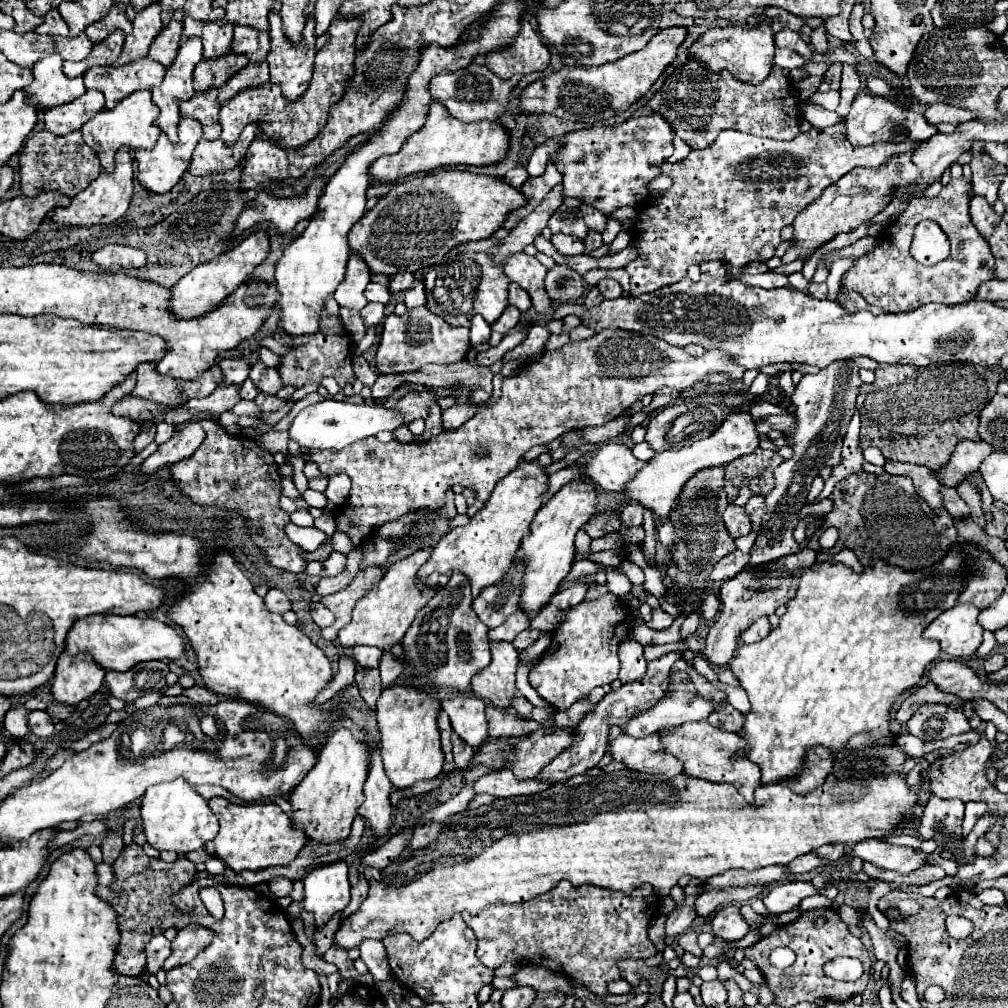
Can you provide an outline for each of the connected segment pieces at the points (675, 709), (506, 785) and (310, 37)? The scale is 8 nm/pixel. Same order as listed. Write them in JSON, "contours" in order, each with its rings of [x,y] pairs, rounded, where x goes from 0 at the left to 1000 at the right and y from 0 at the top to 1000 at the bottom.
{"contours":[[[[675,667],[667,673],[665,681],[671,683],[669,688],[661,688],[657,694],[653,694],[653,698],[649,702],[645,702],[643,706],[637,706],[633,710],[629,710],[627,714],[623,714],[617,722],[619,722],[619,728],[623,730],[629,730],[629,732],[637,732],[637,730],[643,730],[643,728],[649,728],[649,726],[655,726],[659,722],[671,722],[671,720],[677,720],[679,716],[688,716],[688,714],[700,714],[702,708],[706,708],[706,704],[710,704],[710,700],[706,696],[694,691],[688,678],[685,676],[685,671],[681,667]]],[[[496,764],[496,766],[486,766],[482,770],[478,770],[472,778],[470,784],[488,788],[492,792],[504,792],[504,790],[526,790],[532,786],[542,784],[544,780],[548,780],[548,776],[538,776],[536,772],[526,772],[526,774],[516,774],[510,772],[508,764]]],[[[270,12],[266,16],[268,22],[268,52],[266,52],[266,63],[268,63],[268,81],[276,83],[280,87],[282,97],[286,97],[288,101],[292,101],[294,97],[298,97],[308,83],[310,77],[310,69],[312,69],[312,44],[313,44],[313,36],[312,36],[312,28],[304,30],[304,38],[300,38],[298,46],[290,44],[288,40],[284,40],[282,32],[280,32],[280,24],[278,24],[278,14]]]]}

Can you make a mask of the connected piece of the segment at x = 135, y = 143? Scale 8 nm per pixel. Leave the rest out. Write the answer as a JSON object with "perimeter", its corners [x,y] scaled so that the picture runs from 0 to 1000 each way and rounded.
{"perimeter":[[[137,89],[135,93],[129,93],[127,97],[123,97],[113,109],[101,109],[99,113],[95,113],[89,121],[85,121],[81,125],[79,131],[81,131],[83,141],[93,149],[93,153],[97,153],[101,169],[111,171],[113,169],[113,153],[117,151],[119,145],[125,145],[127,149],[155,145],[155,137],[159,133],[159,127],[153,125],[155,113],[157,113],[157,109],[149,97],[149,91]]]}

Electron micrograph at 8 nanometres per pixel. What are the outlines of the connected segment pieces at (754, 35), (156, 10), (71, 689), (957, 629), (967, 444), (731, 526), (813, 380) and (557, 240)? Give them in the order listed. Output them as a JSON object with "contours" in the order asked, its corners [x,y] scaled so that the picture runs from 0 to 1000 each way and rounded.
{"contours":[[[[758,20],[752,28],[738,30],[734,26],[724,26],[724,28],[704,28],[698,36],[694,36],[687,48],[685,48],[685,58],[692,60],[698,67],[706,71],[718,71],[722,69],[728,77],[742,81],[742,83],[754,83],[758,79],[766,65],[768,65],[768,32],[764,24]]],[[[151,4],[137,12],[133,20],[133,30],[131,34],[125,36],[123,50],[115,62],[115,65],[125,65],[127,62],[133,62],[135,58],[143,58],[147,54],[147,48],[151,40],[157,36],[161,30],[159,24],[159,4]]],[[[62,647],[52,675],[52,690],[62,698],[75,700],[99,685],[103,669],[105,667],[91,655],[91,651],[67,651]]],[[[948,599],[917,625],[917,633],[931,635],[933,643],[946,653],[964,651],[974,639],[976,627],[968,615],[970,607],[972,605],[964,599]]],[[[954,437],[950,438],[942,458],[935,468],[931,468],[931,474],[937,482],[948,482],[956,476],[960,476],[966,468],[970,468],[972,458],[986,448],[986,442],[980,442],[974,437]]],[[[724,500],[720,504],[720,508],[716,510],[718,514],[718,520],[722,524],[722,530],[726,534],[734,534],[734,532],[740,532],[746,528],[746,522],[744,522],[744,516],[742,516],[742,510],[738,508],[738,504],[732,504],[728,500]]],[[[845,357],[825,359],[823,363],[815,365],[812,371],[800,371],[790,387],[784,393],[784,399],[790,403],[790,429],[782,431],[784,444],[788,446],[788,454],[776,458],[768,466],[770,482],[760,492],[760,510],[756,514],[756,522],[752,526],[752,534],[744,548],[744,560],[758,560],[782,550],[794,548],[792,538],[788,538],[786,528],[792,520],[792,508],[800,500],[800,492],[804,488],[808,472],[812,472],[812,464],[817,462],[831,462],[833,460],[833,446],[839,425],[849,407],[849,393],[853,389],[855,377],[851,373],[851,363]]],[[[550,232],[548,234],[548,242],[554,246],[556,252],[560,254],[571,254],[571,252],[579,252],[579,240],[575,240],[575,236],[567,236],[563,232]]]]}

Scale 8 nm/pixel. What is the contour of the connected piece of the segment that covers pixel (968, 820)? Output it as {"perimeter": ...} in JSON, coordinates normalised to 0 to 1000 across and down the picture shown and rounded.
{"perimeter":[[[957,798],[957,810],[954,817],[954,827],[960,828],[966,821],[968,814],[980,804],[979,798]]]}

